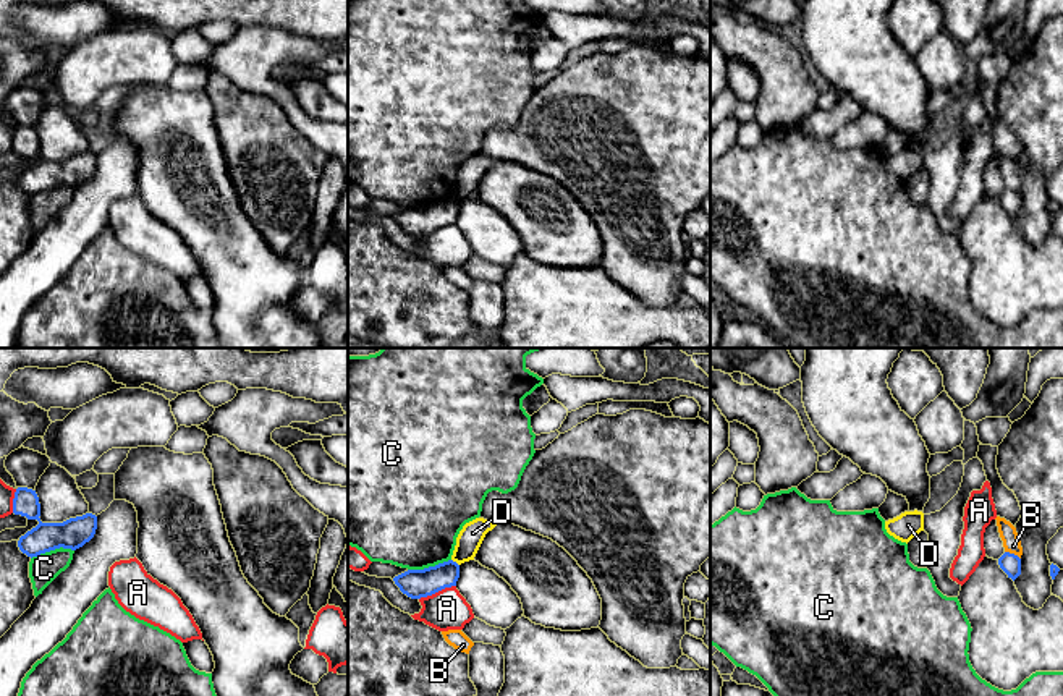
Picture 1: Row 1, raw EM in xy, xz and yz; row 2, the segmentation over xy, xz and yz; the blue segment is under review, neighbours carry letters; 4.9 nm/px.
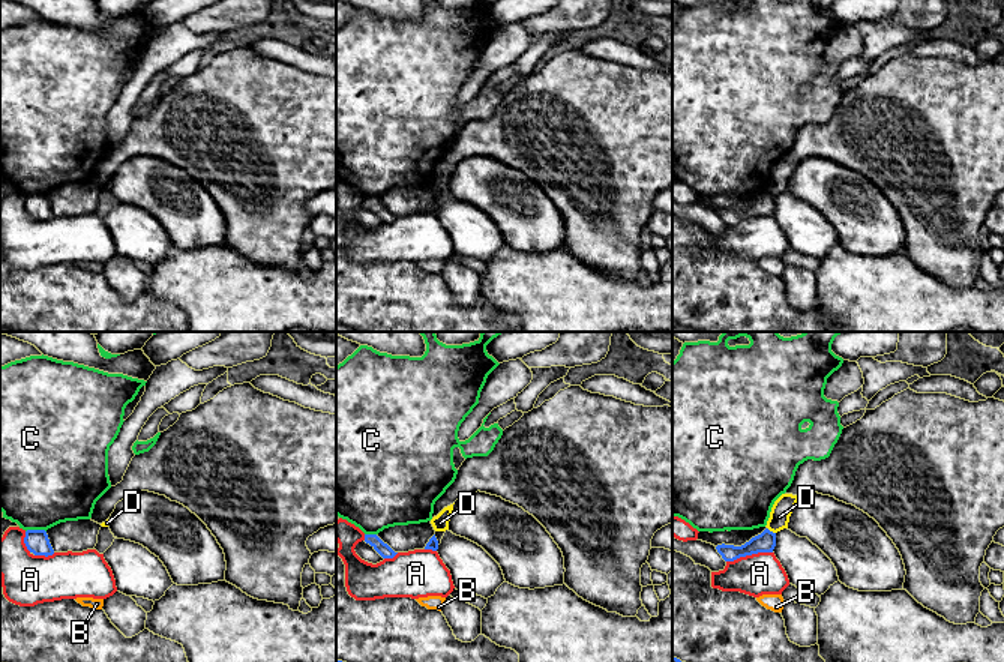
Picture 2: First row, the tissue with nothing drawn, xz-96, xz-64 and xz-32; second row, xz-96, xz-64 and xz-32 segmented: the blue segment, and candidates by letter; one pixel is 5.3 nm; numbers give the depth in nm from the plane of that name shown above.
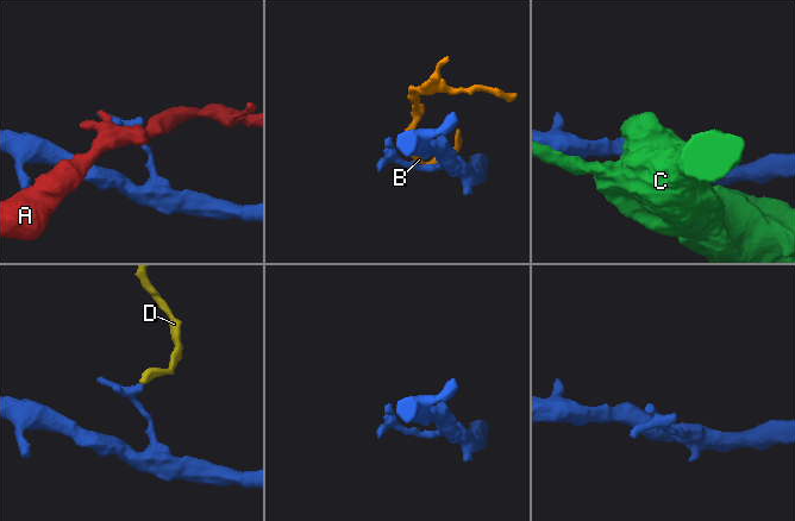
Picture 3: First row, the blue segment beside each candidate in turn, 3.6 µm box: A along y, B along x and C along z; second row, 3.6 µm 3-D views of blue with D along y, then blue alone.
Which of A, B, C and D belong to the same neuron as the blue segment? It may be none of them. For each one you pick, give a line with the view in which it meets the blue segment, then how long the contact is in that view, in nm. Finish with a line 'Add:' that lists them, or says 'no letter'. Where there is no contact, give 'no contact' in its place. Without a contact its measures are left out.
Add: no letter

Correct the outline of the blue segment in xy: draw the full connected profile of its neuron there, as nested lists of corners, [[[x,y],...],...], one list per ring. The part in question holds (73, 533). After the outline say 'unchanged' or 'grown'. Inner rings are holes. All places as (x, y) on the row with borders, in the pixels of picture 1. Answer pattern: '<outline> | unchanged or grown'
[[[28,487],[16,489],[13,513],[39,521],[18,541],[19,550],[31,558],[60,547],[76,550],[89,542],[97,529],[97,516],[92,513],[63,523],[42,523],[39,497],[36,490]]] | unchanged

